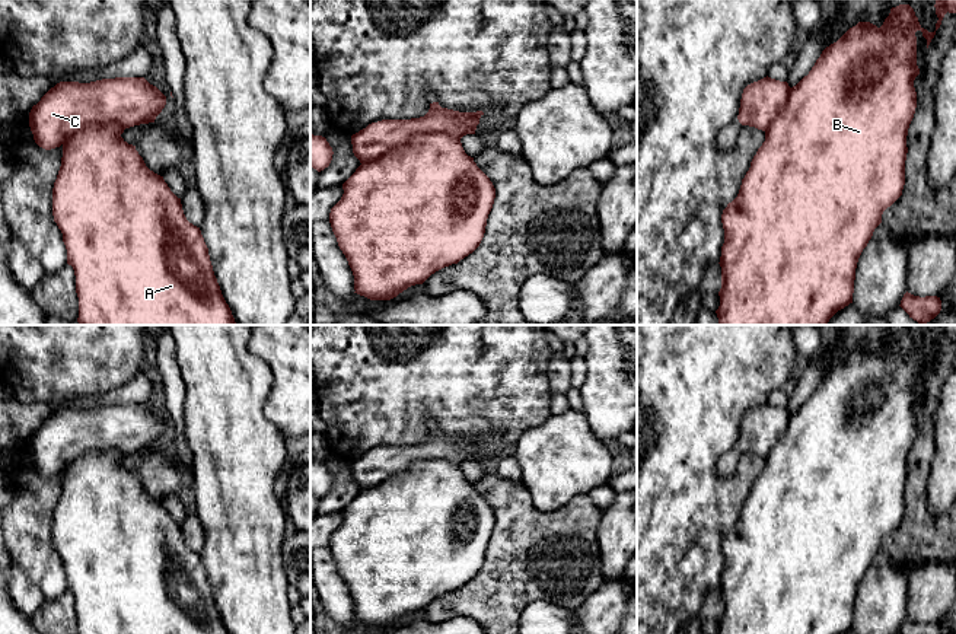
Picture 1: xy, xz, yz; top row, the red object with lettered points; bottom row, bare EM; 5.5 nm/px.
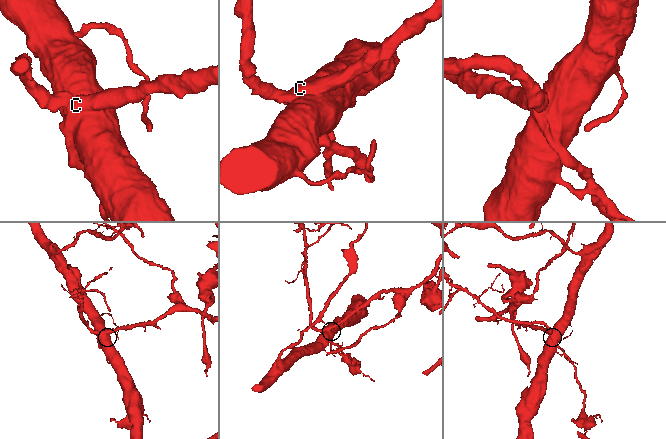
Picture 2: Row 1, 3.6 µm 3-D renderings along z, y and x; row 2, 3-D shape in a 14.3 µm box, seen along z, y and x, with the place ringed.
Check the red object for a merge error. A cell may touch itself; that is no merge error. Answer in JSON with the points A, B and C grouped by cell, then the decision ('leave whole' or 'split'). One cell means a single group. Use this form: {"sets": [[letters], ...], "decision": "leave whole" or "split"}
{"sets": [["A", "B"], ["C"]], "decision": "split"}

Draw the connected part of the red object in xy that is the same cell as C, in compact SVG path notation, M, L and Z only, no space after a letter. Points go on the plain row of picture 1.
M144 404L60 408L32 433L29 453L35 469L51 477L89 452L154 449L165 431L166 423Z

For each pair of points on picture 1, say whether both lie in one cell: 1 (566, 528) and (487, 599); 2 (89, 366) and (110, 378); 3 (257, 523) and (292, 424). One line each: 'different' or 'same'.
1: same
2: same
3: different

